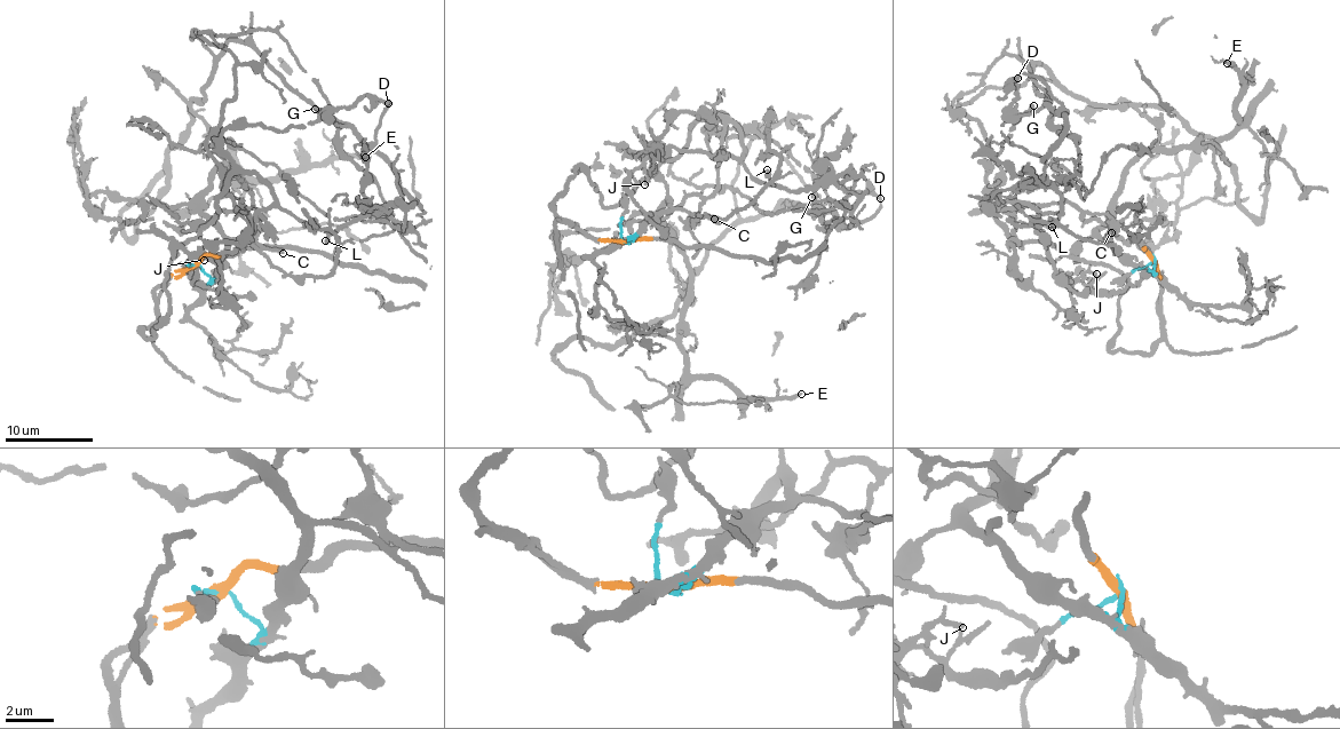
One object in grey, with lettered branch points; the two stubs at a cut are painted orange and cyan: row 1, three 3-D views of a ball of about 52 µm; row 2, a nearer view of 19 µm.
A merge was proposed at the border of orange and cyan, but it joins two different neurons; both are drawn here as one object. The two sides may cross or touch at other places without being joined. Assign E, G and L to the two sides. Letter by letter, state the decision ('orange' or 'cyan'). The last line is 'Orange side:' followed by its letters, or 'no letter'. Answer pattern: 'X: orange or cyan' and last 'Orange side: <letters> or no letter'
E: cyan
G: orange
L: orange
Orange side: G, L

